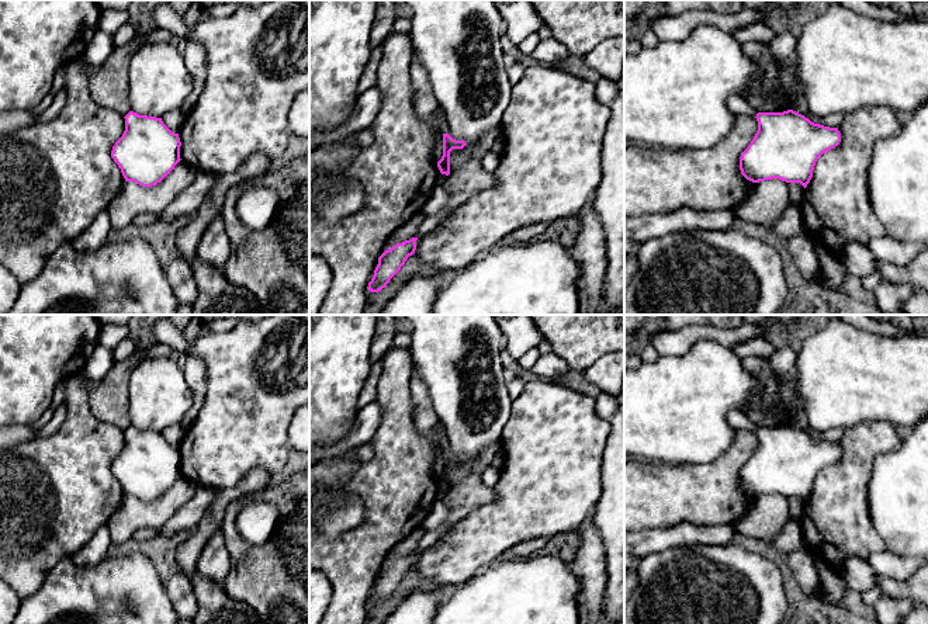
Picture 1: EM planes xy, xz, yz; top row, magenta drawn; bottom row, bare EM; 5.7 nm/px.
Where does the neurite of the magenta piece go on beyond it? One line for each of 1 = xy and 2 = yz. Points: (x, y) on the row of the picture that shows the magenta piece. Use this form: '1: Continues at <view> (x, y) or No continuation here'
1: No continuation here
2: No continuation here

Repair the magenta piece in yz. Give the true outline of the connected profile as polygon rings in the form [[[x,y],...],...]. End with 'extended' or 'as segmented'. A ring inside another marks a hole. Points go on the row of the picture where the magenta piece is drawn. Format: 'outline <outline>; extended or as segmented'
outline [[[793,110],[755,118],[758,131],[740,157],[741,174],[752,183],[779,178],[806,188],[817,159],[841,142],[838,128],[814,124]]]; as segmented

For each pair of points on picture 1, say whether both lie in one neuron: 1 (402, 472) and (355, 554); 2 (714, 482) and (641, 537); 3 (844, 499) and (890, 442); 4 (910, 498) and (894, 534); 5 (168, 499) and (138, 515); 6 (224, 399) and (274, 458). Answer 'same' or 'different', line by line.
1: same
2: different
3: same
4: same
5: same
6: same

